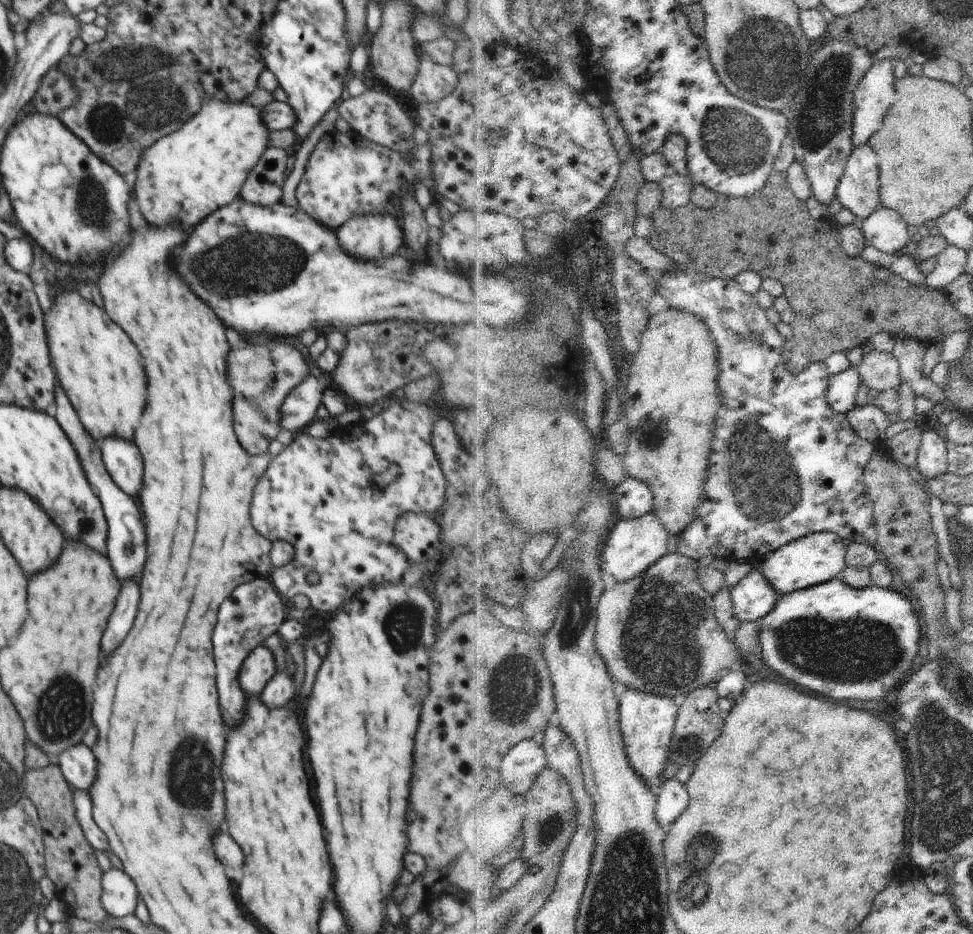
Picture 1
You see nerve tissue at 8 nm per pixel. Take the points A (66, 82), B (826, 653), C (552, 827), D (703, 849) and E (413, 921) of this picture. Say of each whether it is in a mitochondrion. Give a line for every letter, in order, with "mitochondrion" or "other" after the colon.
A: other
B: mitochondrion
C: mitochondrion
D: mitochondrion
E: other

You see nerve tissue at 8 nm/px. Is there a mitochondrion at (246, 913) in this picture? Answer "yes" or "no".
no

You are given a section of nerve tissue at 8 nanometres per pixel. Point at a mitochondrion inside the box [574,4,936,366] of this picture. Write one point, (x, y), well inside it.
(762, 58)

